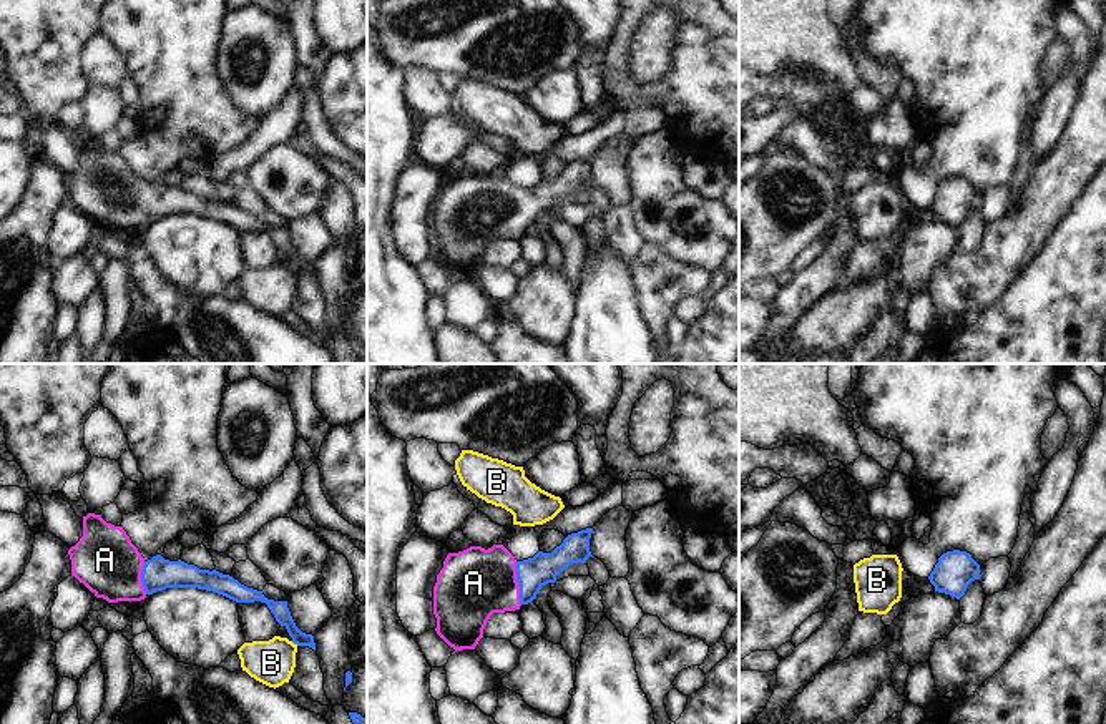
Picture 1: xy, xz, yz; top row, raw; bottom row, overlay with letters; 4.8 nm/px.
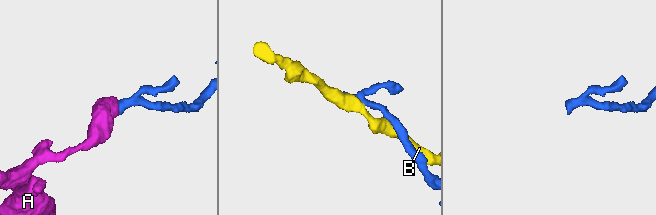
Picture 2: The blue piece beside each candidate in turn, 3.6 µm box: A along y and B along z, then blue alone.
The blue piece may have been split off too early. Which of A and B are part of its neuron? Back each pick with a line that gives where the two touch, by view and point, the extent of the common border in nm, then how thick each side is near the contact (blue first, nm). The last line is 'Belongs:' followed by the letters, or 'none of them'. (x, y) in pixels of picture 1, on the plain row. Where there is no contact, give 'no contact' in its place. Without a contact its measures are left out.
A: contact xz (518, 211); length 220 nm; calibres 150 and 340 nm
Belongs: A

